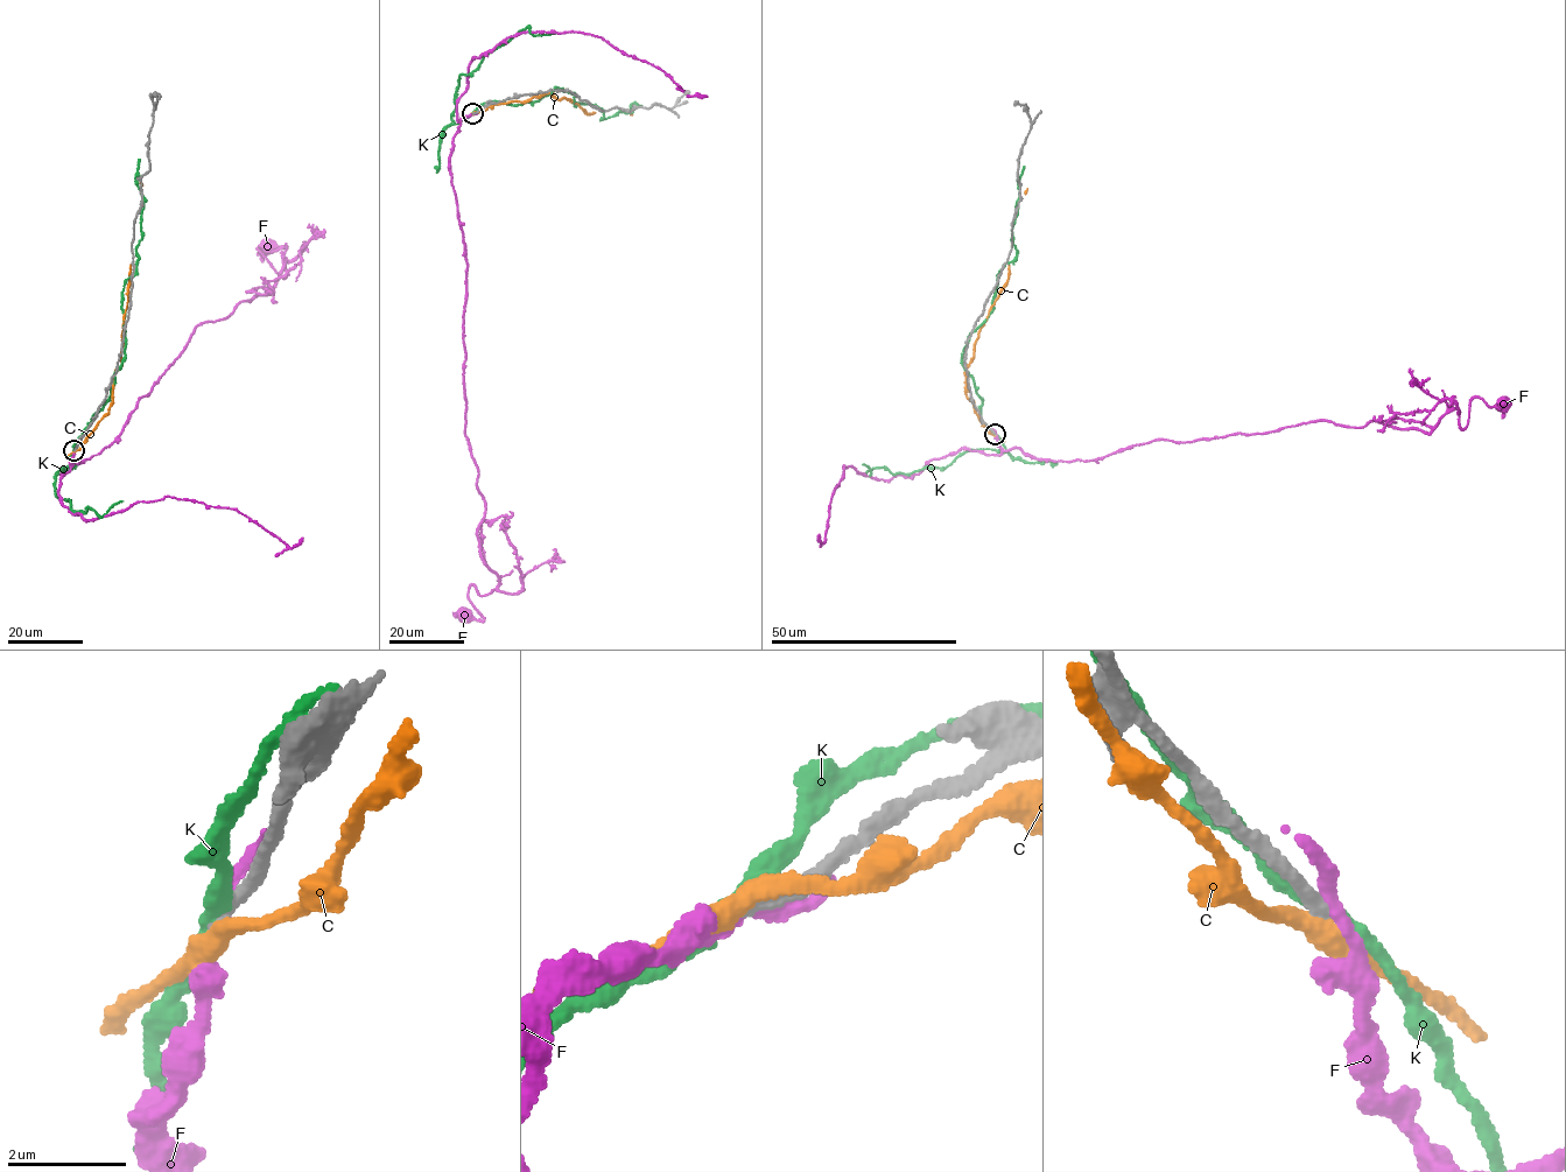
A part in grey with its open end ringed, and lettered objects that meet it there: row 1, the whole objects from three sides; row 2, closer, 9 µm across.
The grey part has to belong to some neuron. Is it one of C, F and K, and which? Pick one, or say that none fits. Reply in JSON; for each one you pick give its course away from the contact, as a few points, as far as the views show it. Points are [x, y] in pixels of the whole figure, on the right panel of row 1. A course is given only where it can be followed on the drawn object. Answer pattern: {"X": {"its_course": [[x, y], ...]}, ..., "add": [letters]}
{"add": []}

